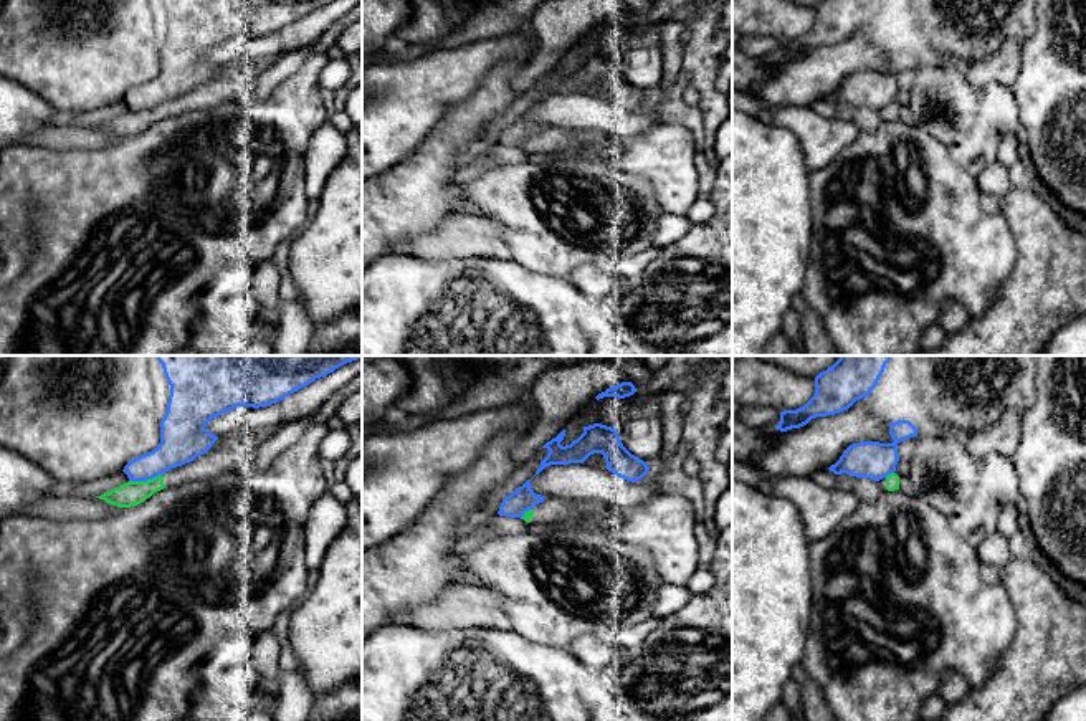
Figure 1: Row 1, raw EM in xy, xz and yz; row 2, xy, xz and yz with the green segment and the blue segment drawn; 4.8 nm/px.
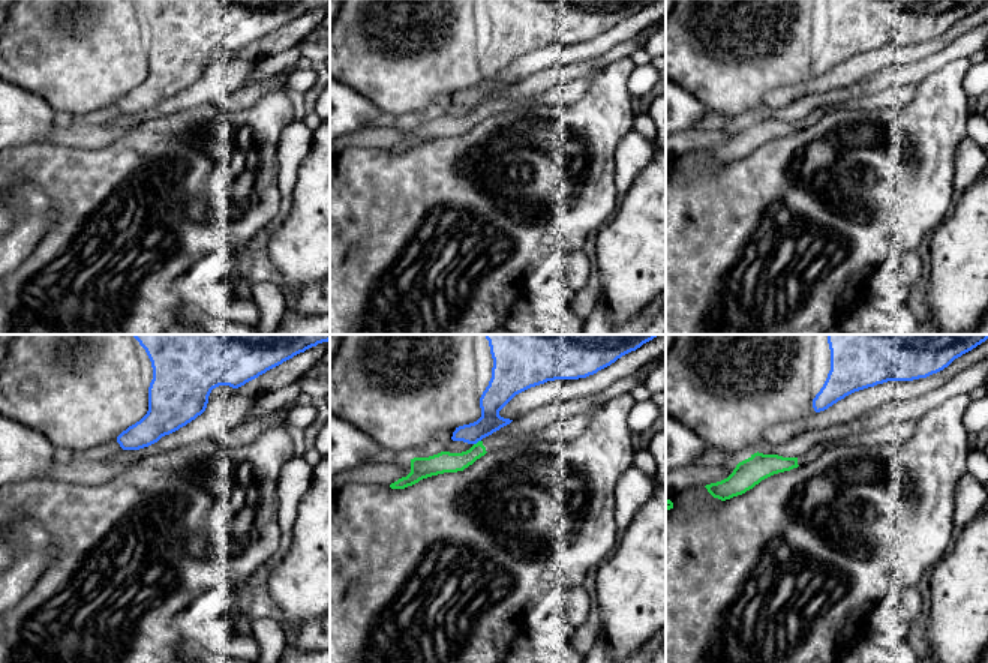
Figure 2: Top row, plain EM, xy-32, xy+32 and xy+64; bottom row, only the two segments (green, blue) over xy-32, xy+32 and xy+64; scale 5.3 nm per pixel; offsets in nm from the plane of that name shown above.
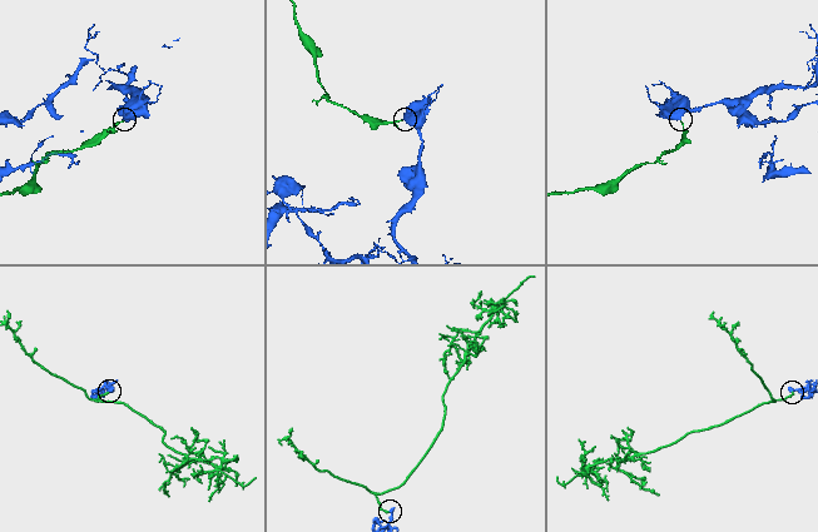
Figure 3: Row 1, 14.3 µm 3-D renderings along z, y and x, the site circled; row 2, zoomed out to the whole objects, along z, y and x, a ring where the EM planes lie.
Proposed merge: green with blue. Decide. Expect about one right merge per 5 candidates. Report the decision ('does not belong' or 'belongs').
does not belong

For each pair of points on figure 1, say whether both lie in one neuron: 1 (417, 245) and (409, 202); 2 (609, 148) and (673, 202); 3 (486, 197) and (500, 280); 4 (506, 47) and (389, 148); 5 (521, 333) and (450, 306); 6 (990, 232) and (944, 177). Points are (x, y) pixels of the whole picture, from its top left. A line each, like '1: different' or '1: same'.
1: different
2: same
3: different
4: same
5: same
6: same

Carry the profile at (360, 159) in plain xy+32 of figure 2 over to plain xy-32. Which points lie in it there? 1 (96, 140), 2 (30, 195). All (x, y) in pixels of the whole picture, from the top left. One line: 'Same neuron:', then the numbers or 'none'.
Same neuron: none

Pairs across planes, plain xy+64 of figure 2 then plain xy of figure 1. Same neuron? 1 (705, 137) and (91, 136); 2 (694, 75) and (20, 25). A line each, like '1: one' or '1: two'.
1: one
2: one

